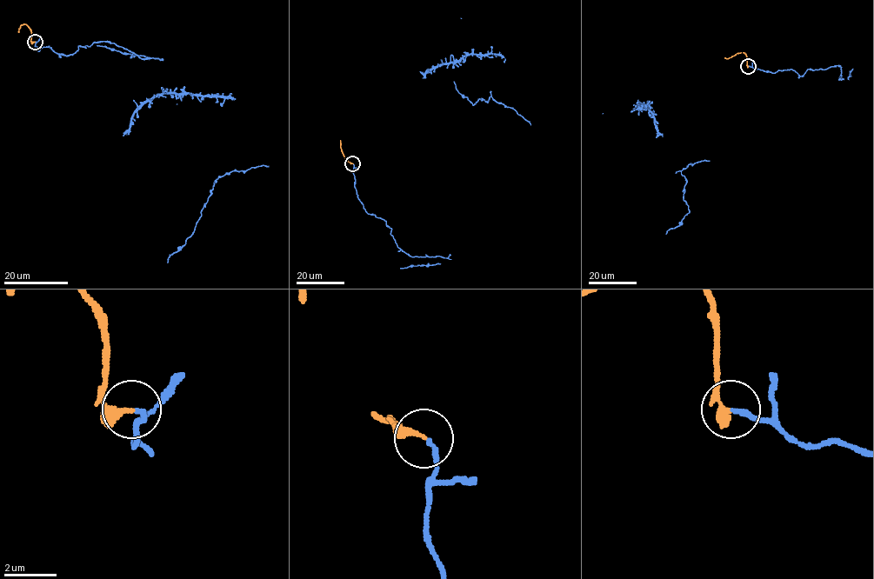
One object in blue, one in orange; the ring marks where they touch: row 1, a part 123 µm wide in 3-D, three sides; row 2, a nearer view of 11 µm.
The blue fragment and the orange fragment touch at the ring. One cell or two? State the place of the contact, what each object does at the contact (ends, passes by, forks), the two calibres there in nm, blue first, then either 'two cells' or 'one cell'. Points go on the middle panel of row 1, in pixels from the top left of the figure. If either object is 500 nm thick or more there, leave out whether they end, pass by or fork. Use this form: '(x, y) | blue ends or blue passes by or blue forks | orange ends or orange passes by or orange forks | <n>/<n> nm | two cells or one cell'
(352, 163) | blue ends | orange passes by | 180/200 nm | one cell

